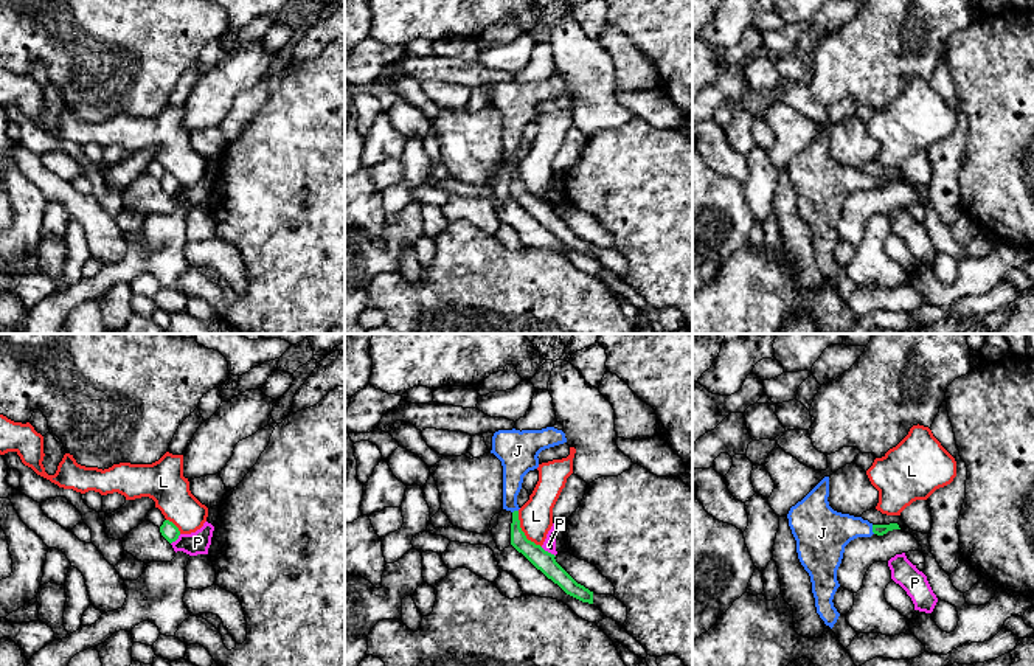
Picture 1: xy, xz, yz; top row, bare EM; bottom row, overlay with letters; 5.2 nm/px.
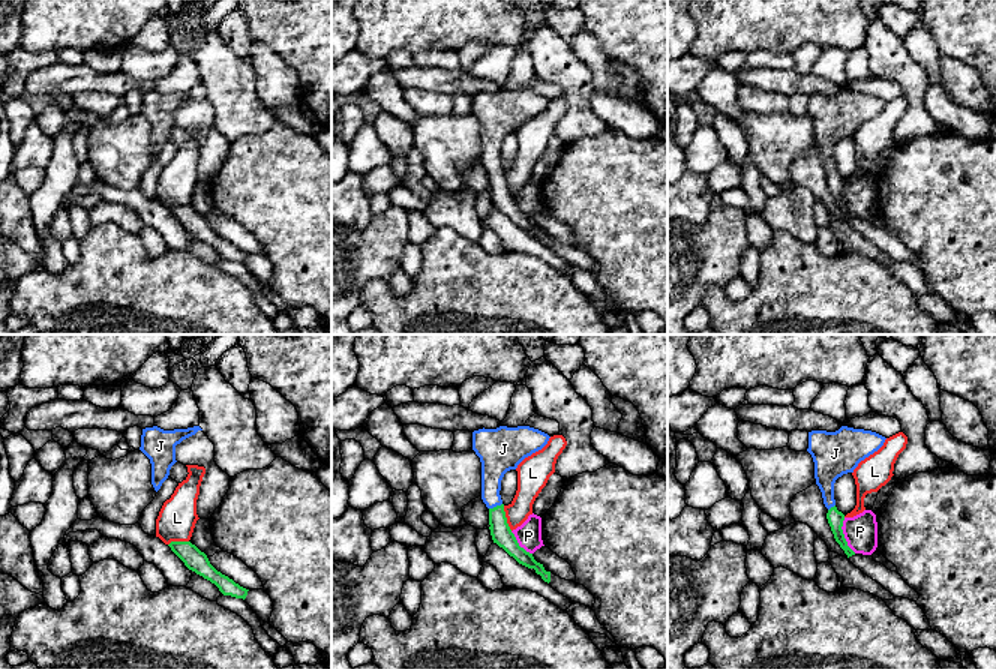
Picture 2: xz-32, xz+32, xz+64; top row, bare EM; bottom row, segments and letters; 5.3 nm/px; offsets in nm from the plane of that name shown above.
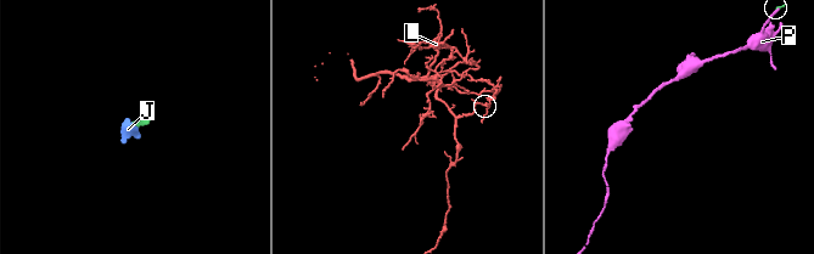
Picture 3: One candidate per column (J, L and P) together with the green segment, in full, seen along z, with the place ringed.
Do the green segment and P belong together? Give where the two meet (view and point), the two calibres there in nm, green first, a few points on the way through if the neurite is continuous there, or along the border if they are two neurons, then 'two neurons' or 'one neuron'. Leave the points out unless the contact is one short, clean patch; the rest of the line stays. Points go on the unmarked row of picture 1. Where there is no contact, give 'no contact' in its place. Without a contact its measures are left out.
meets green in xz at (547, 204); 110 nm thick on the green side, 70 nm on the other; border along xz (541, 199), (555, 208); two neurons

